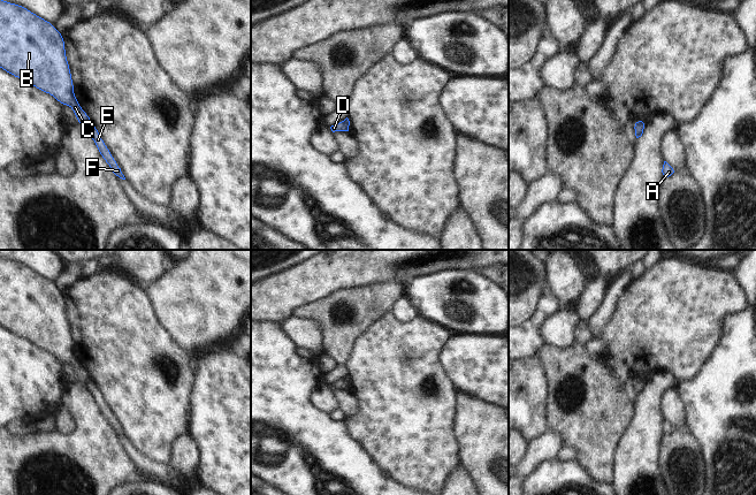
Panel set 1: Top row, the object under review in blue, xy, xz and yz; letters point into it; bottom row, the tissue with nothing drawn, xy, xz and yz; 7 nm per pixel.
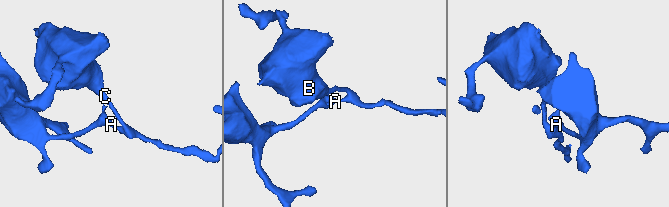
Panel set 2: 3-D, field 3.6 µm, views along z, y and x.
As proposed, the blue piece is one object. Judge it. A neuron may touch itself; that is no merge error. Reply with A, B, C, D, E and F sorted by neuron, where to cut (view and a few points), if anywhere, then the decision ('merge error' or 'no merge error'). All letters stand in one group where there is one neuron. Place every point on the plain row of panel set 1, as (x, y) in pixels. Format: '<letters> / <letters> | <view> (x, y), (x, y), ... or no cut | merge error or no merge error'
A E F / B C D | xy (90, 378), (84, 383) | merge error

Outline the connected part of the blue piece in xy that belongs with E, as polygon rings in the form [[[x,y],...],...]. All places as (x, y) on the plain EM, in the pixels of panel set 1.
[[[92,379],[85,382],[85,388],[89,391],[89,394],[93,397],[96,404],[99,408],[100,413],[107,420],[107,422],[113,428],[113,431],[120,436],[125,437],[124,433],[121,429],[120,424],[117,422],[116,418],[113,416],[109,406],[106,404],[105,399],[101,396],[101,393],[98,390]]]

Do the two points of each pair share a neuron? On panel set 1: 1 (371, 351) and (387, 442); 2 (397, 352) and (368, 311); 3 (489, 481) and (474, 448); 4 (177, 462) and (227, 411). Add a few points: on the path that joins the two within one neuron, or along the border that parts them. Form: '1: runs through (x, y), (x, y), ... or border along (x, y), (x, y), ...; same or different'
1: runs through (387, 374), (387, 419); same
2: border along (388, 312), (373, 321), (356, 340); different
3: runs through (488, 473), (486, 471), (486, 459), (482, 456); same
4: border along (188, 433), (199, 452), (197, 470); different

